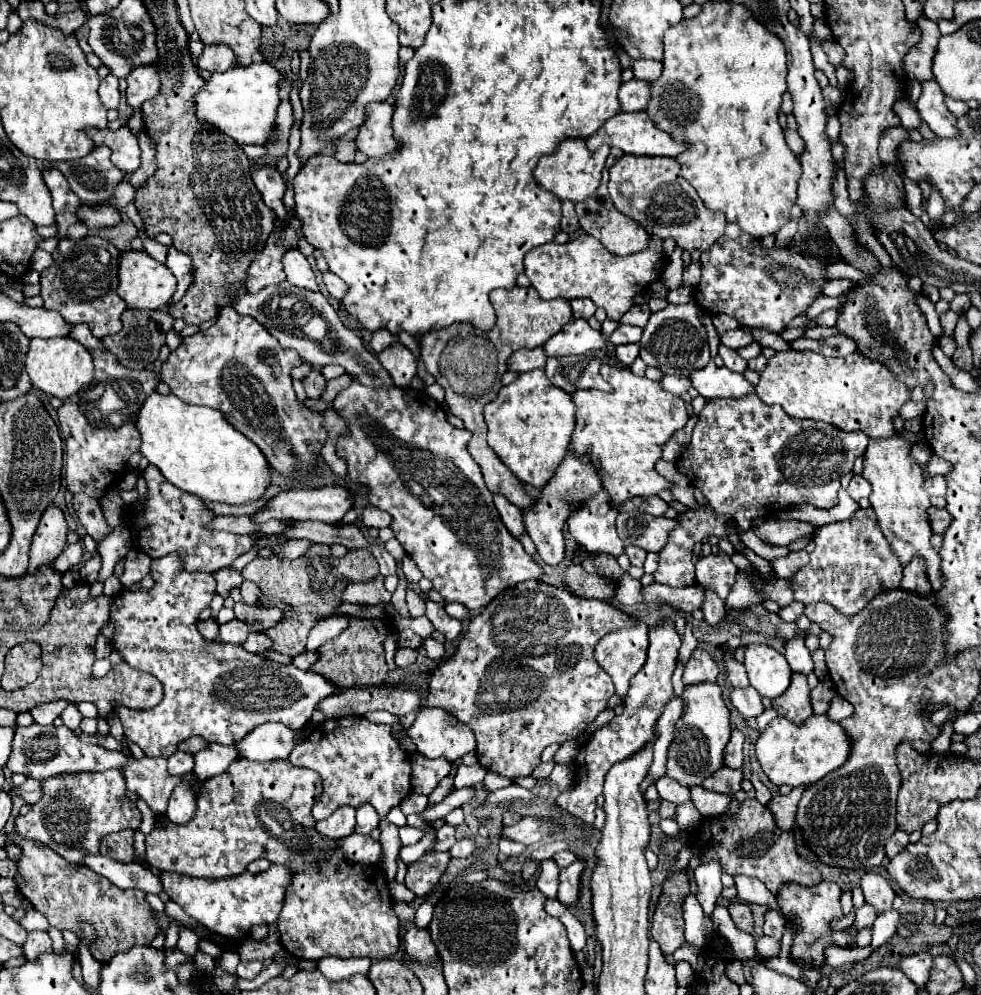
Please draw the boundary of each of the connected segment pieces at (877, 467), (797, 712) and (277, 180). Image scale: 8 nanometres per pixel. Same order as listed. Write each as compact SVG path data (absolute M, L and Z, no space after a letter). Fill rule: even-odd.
M895 431L891 437L885 437L883 441L869 439L863 457L865 463L861 475L873 487L869 501L877 513L883 535L887 537L891 549L899 555L901 565L907 565L915 555L921 555L927 561L929 583L935 591L939 591L943 587L943 577L939 577L939 555L933 551L929 543L933 533L929 527L927 509L931 507L931 503L929 503L929 495L923 491L923 469L911 457L911 441L907 441L901 431Z
M793 673L789 689L781 697L773 699L773 709L777 711L777 715L789 719L795 725L807 721L813 715L809 685L803 673Z
M253 165L253 183L261 191L265 205L271 207L279 219L283 219L287 215L287 209L281 203L281 197L285 193L285 183L283 183L281 175L277 173L277 169L263 169L263 165L259 165L259 169L255 169L255 165Z

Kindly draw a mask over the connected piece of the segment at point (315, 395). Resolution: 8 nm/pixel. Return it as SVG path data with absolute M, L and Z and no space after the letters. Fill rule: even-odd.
M315 369L307 379L303 379L303 385L309 399L321 399L323 391L327 389L327 379L321 375L321 371Z

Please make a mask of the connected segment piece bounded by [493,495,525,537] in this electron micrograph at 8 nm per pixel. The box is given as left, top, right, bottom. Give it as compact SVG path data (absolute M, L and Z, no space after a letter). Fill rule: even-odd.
M493 495L493 501L495 501L495 507L497 507L497 511L499 511L505 527L511 531L511 535L519 537L521 533L525 533L521 511L515 509L515 505L511 505L503 495Z

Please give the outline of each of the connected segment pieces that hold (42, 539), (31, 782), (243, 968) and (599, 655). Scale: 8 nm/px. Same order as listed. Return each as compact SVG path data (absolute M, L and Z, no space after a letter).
M49 507L39 521L35 537L29 549L29 573L37 573L39 567L51 565L63 551L67 541L67 521L57 507Z
M27 779L21 787L15 787L11 791L11 795L13 793L21 795L29 805L35 805L43 797L43 787L41 787L41 781L39 779Z
M251 961L251 963L239 963L239 967L237 967L237 975L239 975L241 979L255 979L255 977L259 975L261 967L263 967L263 963L261 963L261 961Z
M639 621L635 627L609 633L595 647L595 659L609 673L615 693L623 699L631 677L647 659L647 625Z

